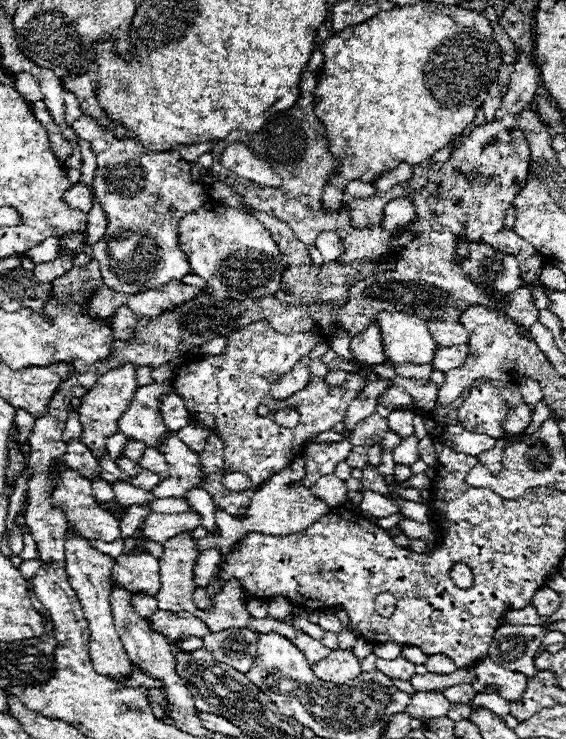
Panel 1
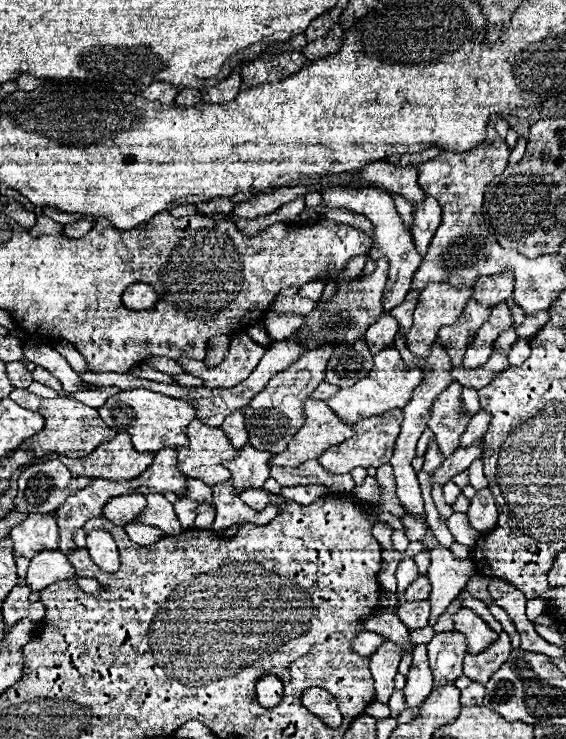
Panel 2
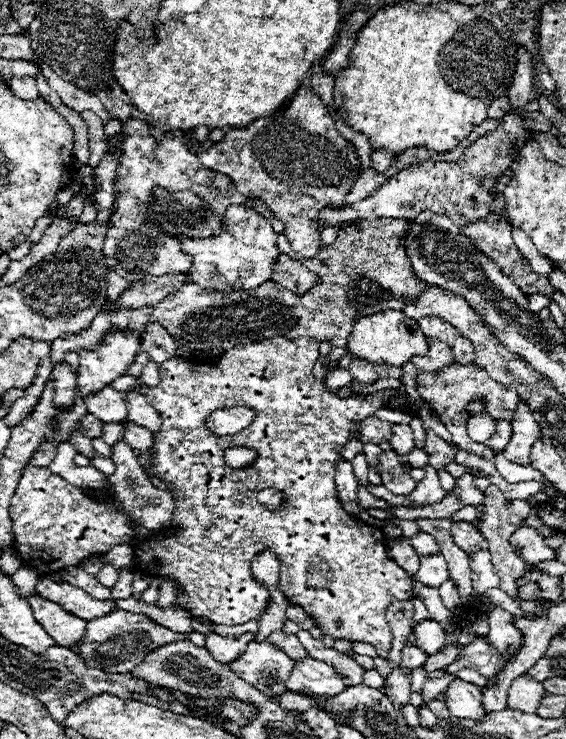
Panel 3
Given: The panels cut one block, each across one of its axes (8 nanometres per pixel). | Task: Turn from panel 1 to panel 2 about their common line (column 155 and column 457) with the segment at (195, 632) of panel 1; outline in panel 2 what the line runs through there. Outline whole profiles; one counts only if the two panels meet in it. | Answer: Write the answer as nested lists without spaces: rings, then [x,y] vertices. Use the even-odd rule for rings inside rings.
[[[470,608],[458,610],[458,614],[454,614],[454,624],[458,632],[468,636],[468,654],[484,652],[484,648],[488,648],[498,638],[498,634]]]

